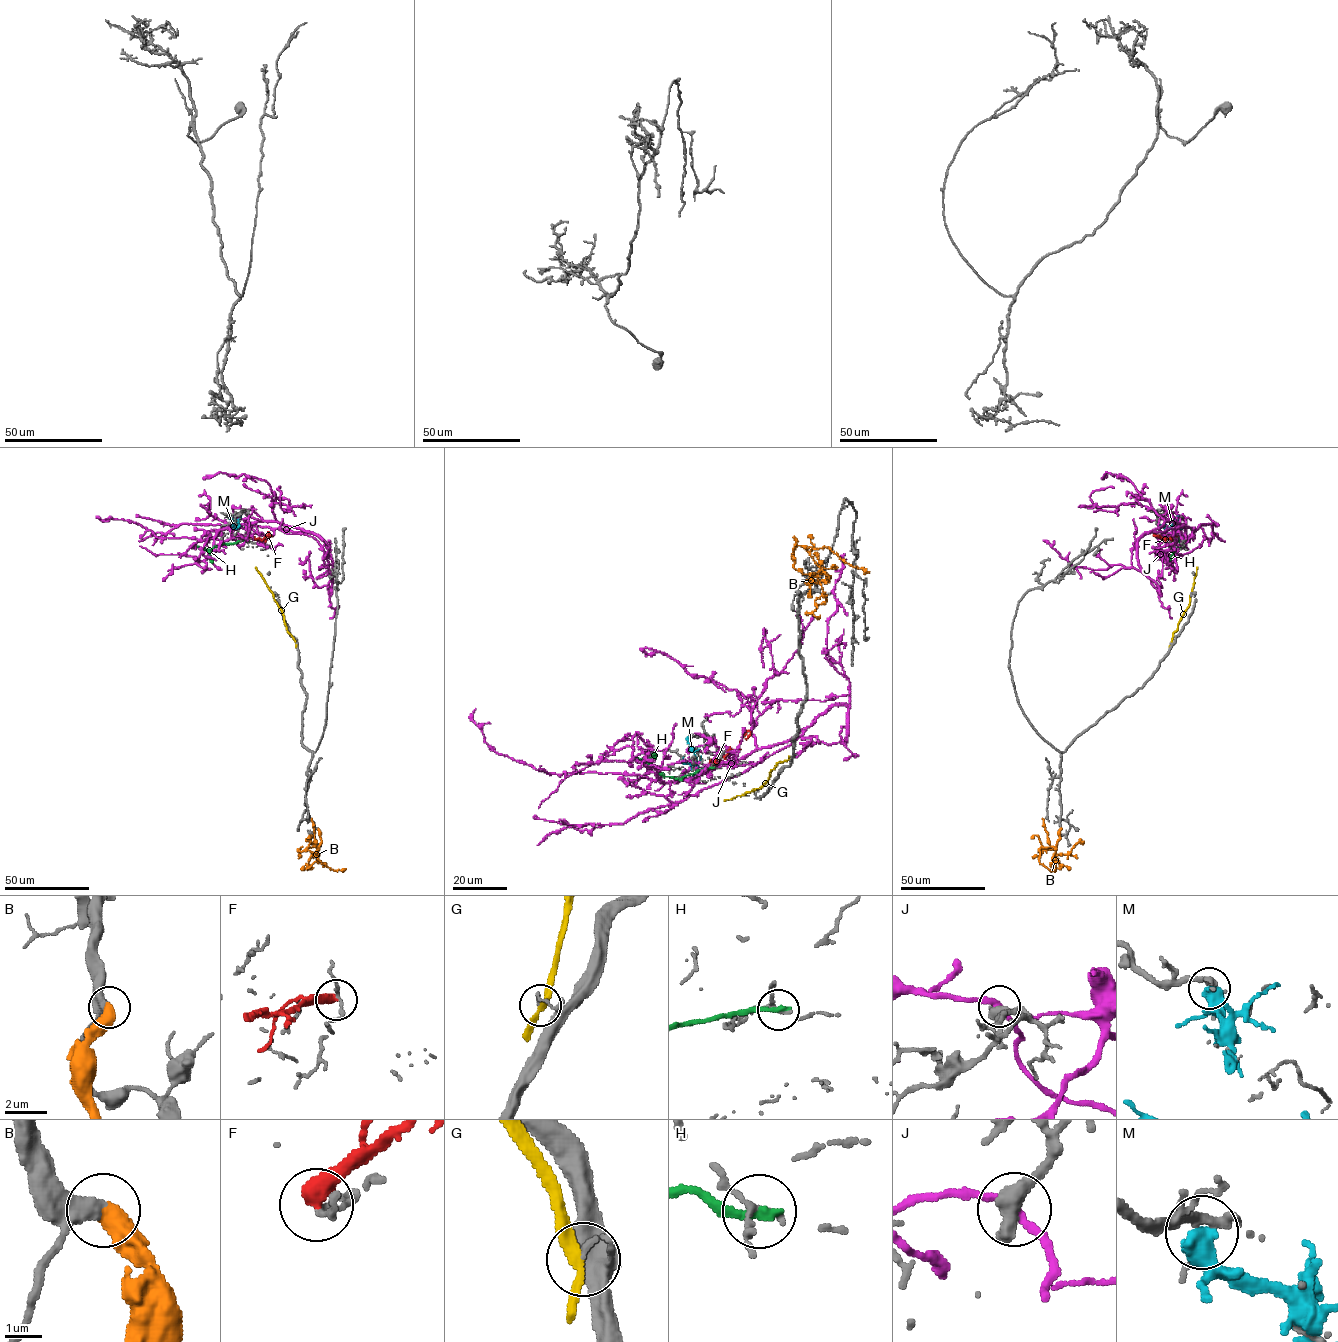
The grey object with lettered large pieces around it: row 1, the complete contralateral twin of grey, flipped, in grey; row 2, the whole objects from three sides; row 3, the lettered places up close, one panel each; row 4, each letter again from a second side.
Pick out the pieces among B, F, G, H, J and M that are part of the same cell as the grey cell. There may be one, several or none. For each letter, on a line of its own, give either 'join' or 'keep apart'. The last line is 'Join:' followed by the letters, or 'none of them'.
B: join
F: keep apart
G: keep apart
H: keep apart
J: keep apart
M: keep apart
Join: B

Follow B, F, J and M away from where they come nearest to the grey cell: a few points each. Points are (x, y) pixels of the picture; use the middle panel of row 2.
B: (824, 582), (829, 576), (815, 563), (808, 548), (829, 548), (850, 565), (869, 572)
F: (706, 769), (736, 749), (741, 737), (749, 731), (750, 734), (744, 738)
J: (705, 747), (711, 754), (739, 760), (804, 729), (741, 773), (679, 801), (622, 823), (558, 829), (537, 845)
M: (683, 762), (695, 764), (697, 762), (688, 736)

